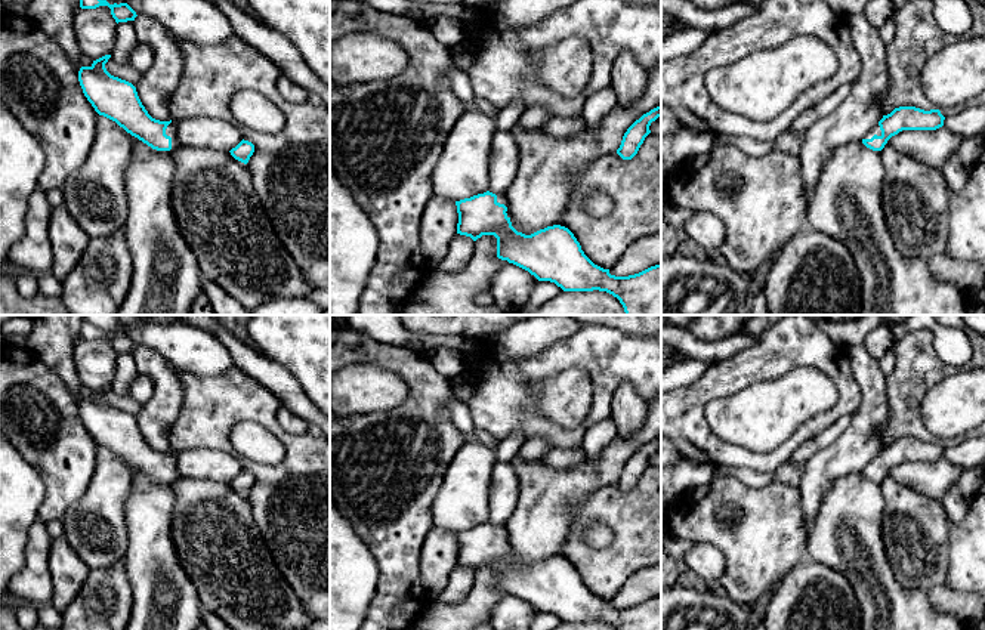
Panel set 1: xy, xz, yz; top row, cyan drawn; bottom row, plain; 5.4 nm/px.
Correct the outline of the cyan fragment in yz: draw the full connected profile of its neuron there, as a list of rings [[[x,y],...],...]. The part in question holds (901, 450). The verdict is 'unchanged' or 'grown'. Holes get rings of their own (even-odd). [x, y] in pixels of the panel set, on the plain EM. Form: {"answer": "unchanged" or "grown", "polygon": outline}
{"answer": "grown", "polygon": [[[899,438],[883,450],[867,464],[862,475],[880,484],[889,470],[902,461],[936,461],[944,457],[945,448],[939,441],[924,442],[915,438]]]}

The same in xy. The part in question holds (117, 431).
{"answer": "grown", "polygon": [[[105,386],[78,402],[83,424],[95,442],[115,453],[152,481],[163,484],[183,481],[177,473],[176,453],[152,450],[142,436],[136,419],[106,402],[105,395],[109,389],[111,386]]]}

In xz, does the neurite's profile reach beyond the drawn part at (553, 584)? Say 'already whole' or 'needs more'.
needs more

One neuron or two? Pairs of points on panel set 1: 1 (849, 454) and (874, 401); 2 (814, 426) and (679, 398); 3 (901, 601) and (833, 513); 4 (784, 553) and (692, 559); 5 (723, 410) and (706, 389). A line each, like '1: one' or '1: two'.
1: one
2: one
3: one
4: two
5: two

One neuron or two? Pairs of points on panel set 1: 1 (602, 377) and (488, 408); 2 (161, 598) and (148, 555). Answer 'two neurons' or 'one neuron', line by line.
1: one neuron
2: one neuron

